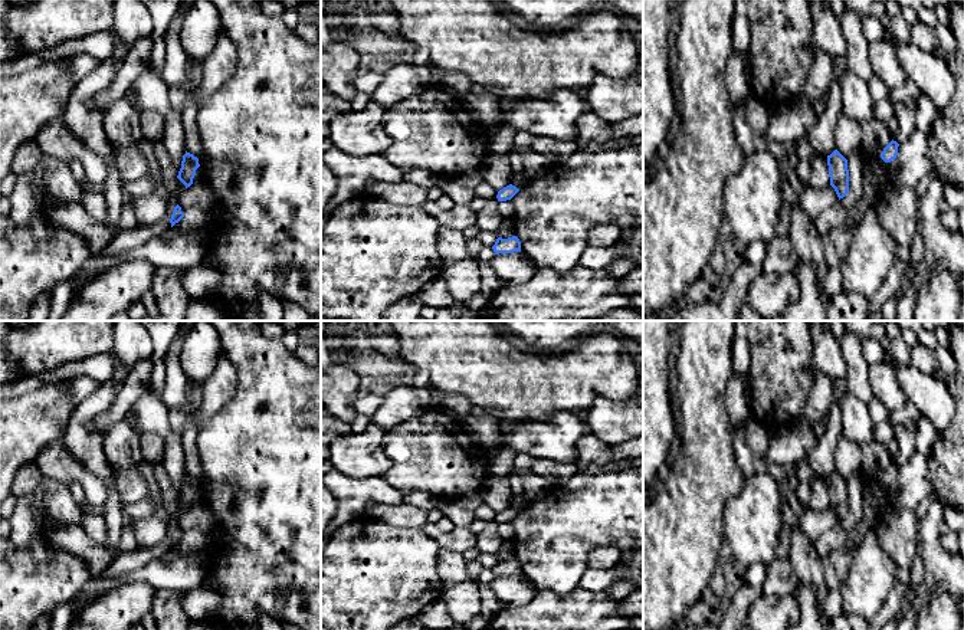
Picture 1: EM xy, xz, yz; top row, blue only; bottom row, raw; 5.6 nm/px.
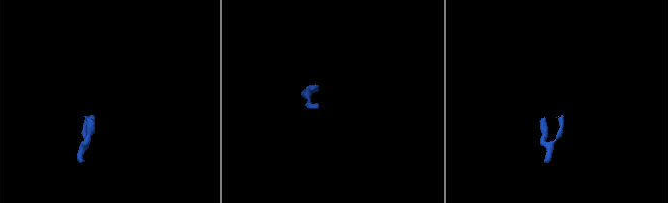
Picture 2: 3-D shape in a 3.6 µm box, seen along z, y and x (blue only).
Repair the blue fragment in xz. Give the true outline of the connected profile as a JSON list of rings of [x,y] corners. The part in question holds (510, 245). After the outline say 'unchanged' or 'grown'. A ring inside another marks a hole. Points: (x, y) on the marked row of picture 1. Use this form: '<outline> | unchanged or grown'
[[[517,236],[508,239],[498,237],[492,249],[496,255],[521,252],[521,242]]] | unchanged

